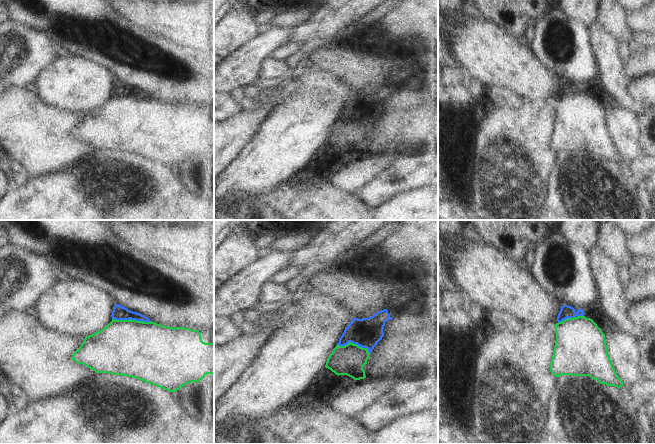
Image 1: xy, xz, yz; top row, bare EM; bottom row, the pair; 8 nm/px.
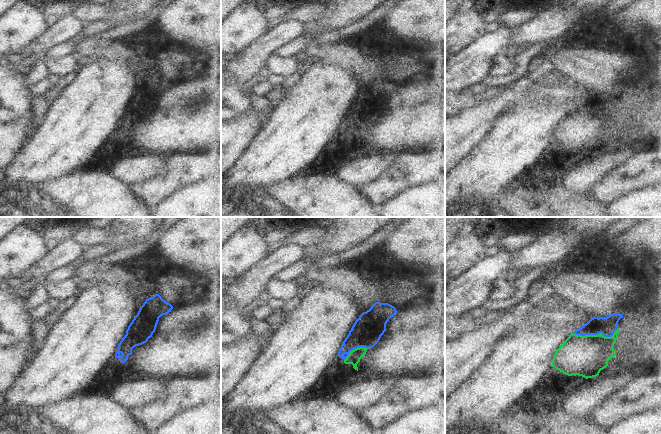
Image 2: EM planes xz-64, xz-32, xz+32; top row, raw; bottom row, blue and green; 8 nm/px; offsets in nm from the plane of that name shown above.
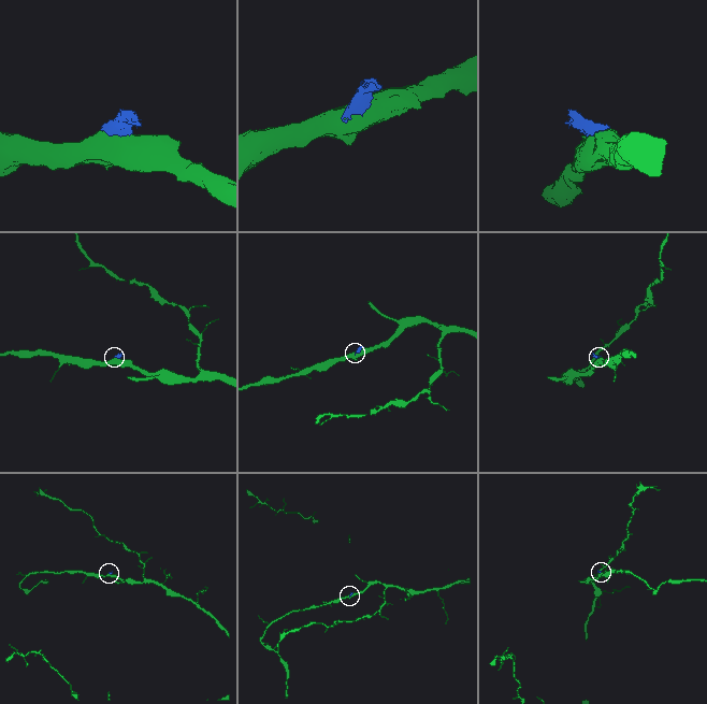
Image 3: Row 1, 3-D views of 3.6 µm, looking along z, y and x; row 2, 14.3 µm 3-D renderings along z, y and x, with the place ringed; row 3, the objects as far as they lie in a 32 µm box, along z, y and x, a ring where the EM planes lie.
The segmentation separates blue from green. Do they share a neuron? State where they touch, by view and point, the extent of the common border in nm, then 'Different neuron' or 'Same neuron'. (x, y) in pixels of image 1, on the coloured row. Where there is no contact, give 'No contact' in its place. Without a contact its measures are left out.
Touches blue at xy (131, 319). Shared border 320 nm. Different neuron

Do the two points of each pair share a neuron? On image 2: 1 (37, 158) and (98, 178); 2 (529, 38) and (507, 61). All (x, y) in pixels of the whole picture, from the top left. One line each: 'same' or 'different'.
1: different
2: different

